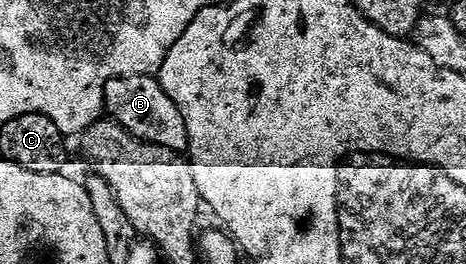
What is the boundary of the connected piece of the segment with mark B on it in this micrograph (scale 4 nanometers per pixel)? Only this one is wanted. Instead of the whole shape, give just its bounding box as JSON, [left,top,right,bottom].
[102,74,190,152]

